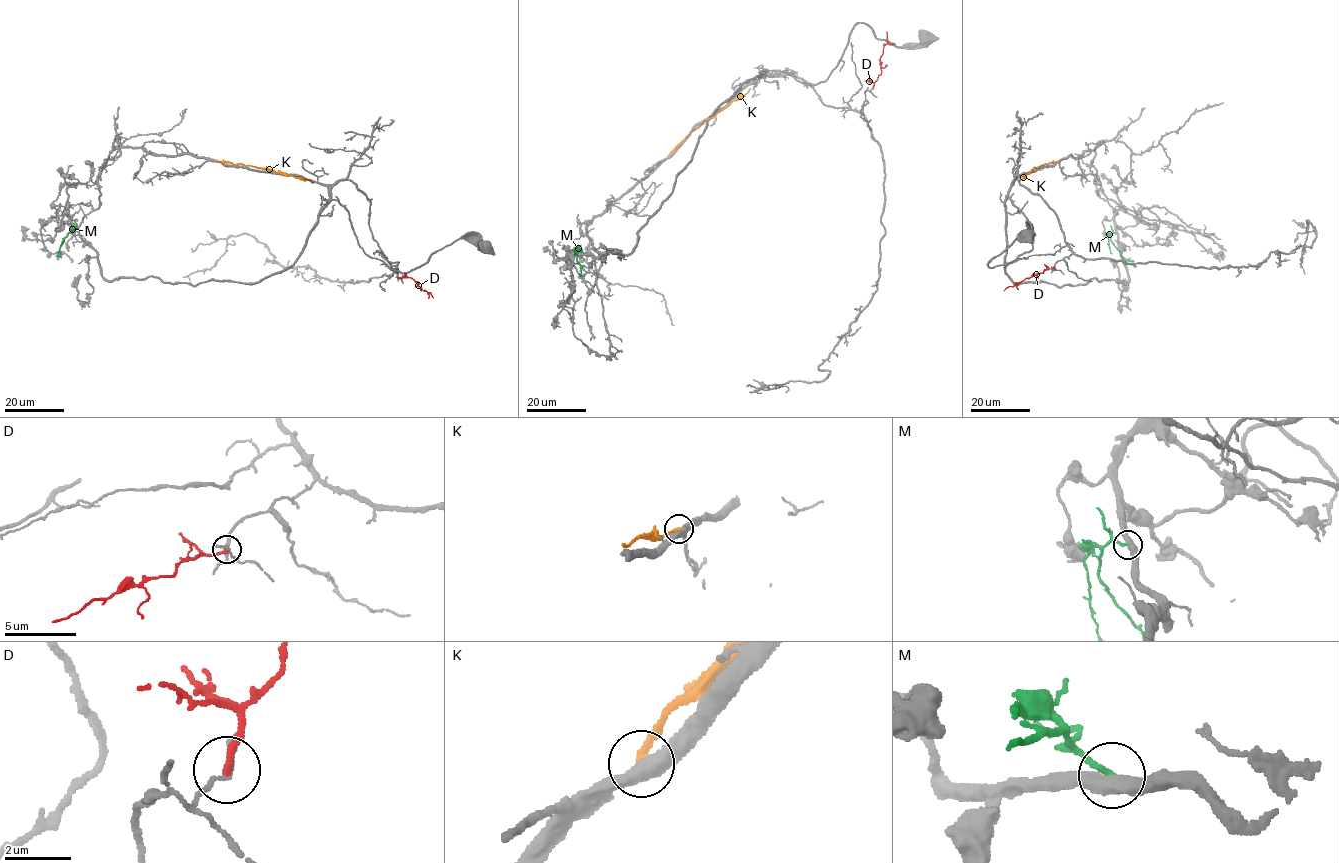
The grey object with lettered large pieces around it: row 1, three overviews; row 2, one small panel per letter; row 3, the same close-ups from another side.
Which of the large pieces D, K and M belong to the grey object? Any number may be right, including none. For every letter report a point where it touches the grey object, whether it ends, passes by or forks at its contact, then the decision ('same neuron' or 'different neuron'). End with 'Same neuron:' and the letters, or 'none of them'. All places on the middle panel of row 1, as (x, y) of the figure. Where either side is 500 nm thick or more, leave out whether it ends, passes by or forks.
D: meets grey at (873, 88); it ends there; different neuron
K: meets grey at (668, 157); it ends there; different neuron
M: meets grey at (584, 253); it ends there; different neuron
Same neuron: none of them

